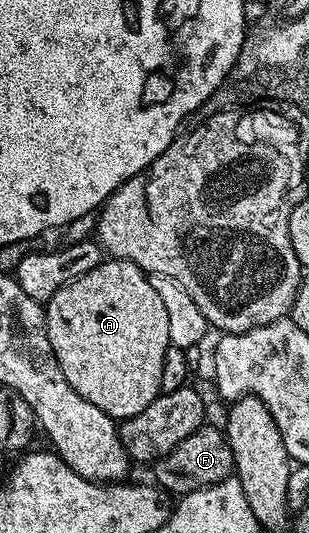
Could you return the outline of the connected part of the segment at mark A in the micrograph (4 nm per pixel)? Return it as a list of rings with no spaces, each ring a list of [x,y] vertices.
[[[116,259],[102,260],[101,264],[91,271],[87,271],[87,275],[79,275],[79,279],[67,283],[67,287],[59,287],[59,291],[55,291],[55,295],[44,306],[44,310],[47,339],[51,343],[51,351],[55,355],[55,359],[63,371],[63,379],[67,379],[67,383],[72,389],[80,397],[87,399],[87,403],[95,403],[95,407],[99,407],[99,411],[103,411],[108,417],[128,419],[143,412],[161,393],[163,359],[167,355],[170,346],[169,336],[167,335],[167,310],[163,308],[163,299],[159,299],[155,287],[151,287],[149,277],[135,263]]]

